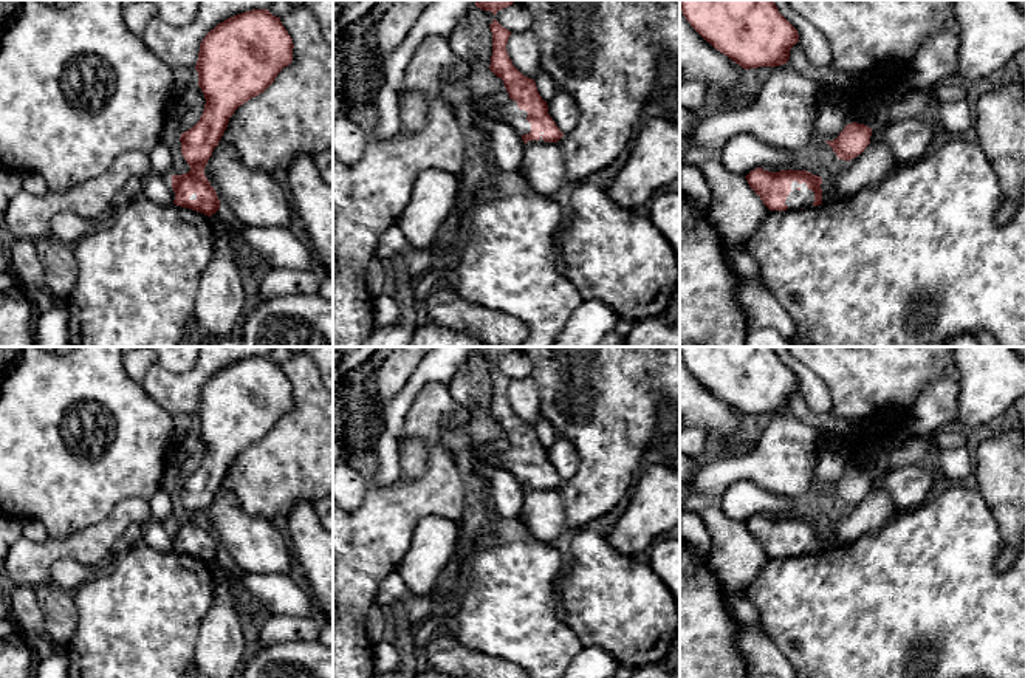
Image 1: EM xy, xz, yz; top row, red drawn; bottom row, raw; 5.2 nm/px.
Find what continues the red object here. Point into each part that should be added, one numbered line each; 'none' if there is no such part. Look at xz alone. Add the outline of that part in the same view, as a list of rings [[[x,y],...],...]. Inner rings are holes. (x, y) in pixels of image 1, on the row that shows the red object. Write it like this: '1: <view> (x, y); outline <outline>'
1: xz (507, 110); outline [[[488,94],[478,96],[474,98],[474,105],[488,118],[502,119],[512,125],[520,136],[531,132],[531,124],[526,121],[528,113],[520,110],[517,102],[509,98],[494,105],[488,102]]]

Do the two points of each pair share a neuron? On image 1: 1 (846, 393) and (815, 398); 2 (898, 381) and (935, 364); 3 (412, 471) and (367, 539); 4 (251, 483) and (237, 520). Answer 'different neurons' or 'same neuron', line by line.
1: different neurons
2: same neuron
3: different neurons
4: different neurons

